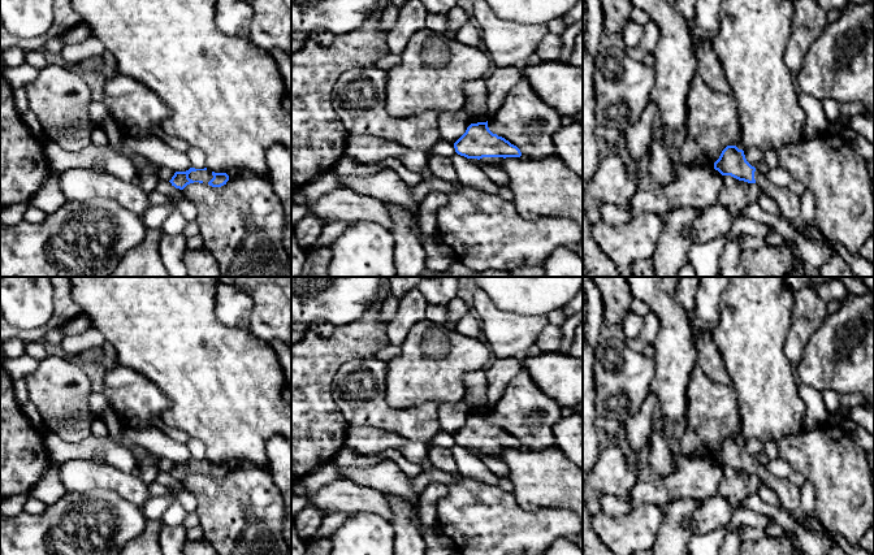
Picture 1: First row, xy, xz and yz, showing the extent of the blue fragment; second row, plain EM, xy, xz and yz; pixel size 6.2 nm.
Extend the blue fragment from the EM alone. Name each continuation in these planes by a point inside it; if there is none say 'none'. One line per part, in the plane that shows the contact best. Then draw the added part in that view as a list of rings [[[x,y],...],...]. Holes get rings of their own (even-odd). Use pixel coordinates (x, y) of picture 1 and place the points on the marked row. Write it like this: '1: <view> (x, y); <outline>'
1: xy (206, 176); [[[196,170],[196,172],[191,172],[189,174],[189,178],[192,181],[202,181],[203,183],[207,183],[213,178],[212,172],[211,170]]]

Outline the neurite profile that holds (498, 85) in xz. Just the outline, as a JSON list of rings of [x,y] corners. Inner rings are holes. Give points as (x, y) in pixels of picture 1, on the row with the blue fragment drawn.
[[[515,66],[497,68],[485,79],[489,116],[493,116],[502,107],[509,92],[523,79],[522,69]]]

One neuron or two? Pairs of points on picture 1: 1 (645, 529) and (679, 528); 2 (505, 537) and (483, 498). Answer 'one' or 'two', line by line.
1: two
2: one

